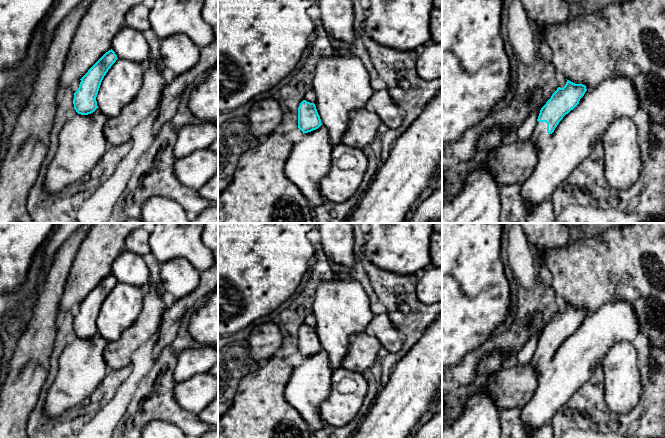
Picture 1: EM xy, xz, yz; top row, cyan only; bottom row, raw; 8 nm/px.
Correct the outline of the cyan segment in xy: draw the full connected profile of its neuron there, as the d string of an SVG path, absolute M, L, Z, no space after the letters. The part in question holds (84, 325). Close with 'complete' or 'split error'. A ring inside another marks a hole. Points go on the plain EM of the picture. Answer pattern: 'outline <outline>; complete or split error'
outline M109 274L80 303L73 323L77 337L63 349L59 357L58 372L46 395L44 414L48 418L60 416L91 396L108 373L103 357L108 342L98 333L96 321L104 300L117 283L115 276Z; split error

